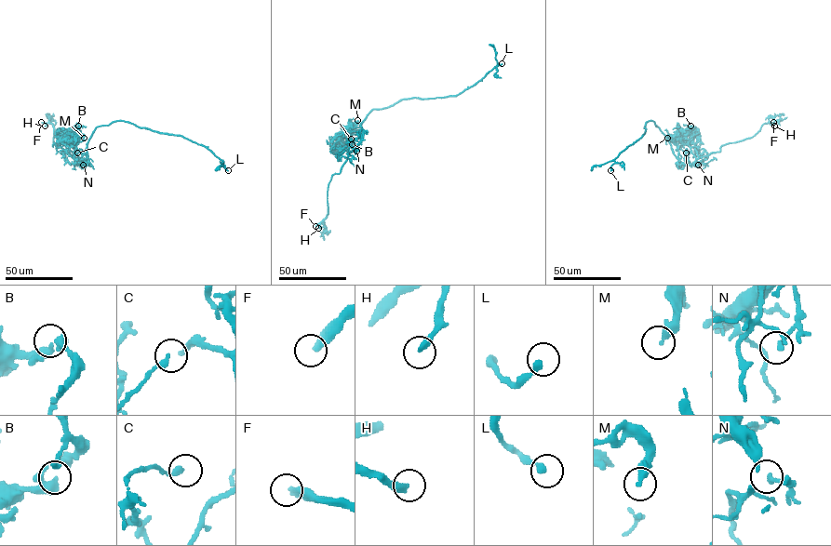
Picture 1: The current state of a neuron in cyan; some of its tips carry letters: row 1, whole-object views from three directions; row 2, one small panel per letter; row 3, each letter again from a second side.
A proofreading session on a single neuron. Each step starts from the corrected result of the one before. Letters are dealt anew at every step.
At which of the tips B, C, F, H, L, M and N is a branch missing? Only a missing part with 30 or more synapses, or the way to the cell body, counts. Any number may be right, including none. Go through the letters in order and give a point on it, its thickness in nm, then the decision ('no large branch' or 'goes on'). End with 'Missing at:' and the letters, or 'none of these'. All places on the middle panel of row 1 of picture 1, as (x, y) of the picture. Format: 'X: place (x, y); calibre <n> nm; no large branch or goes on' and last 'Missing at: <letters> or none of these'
B: place (352, 144); calibre 320 nm; no large branch
C: place (351, 139); calibre 240 nm; no large branch
F: place (315, 226); calibre 340 nm; goes on
H: place (318, 228); calibre 320 nm; goes on
L: place (502, 63); calibre 280 nm; no large branch
M: place (357, 120); calibre 300 nm; no large branch
N: place (356, 151); calibre 200 nm; no large branch
Missing at: F, H

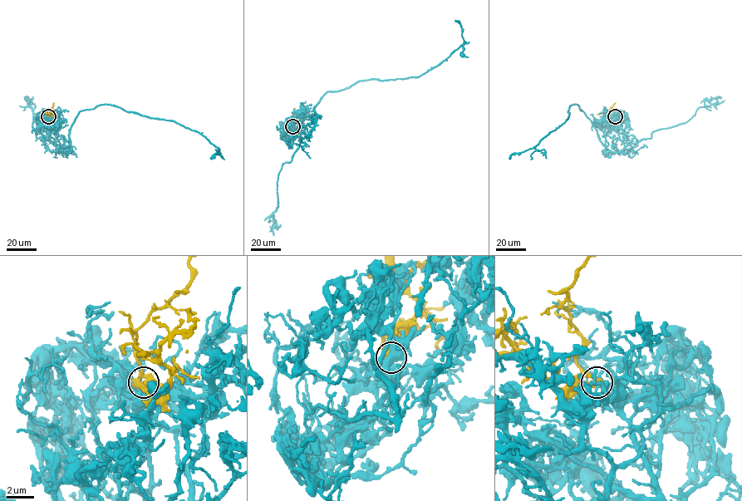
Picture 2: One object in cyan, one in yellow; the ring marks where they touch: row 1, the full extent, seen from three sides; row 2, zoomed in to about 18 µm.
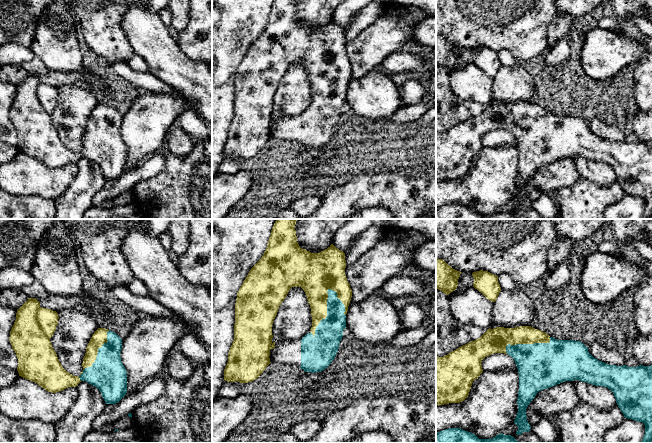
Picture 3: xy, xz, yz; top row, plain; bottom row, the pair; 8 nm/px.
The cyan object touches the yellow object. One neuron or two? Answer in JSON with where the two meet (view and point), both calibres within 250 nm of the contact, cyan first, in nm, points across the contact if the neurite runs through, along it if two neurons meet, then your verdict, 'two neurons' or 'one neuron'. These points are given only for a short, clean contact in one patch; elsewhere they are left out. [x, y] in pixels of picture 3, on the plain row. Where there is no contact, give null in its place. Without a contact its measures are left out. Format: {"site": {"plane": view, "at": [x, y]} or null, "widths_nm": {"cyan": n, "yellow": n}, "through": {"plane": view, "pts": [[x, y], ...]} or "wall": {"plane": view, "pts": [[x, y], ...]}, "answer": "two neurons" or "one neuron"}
{"site": {"plane": "xz", "at": [327, 88]}, "widths_nm": {"cyan": 220, "yellow": 220}, "answer": "one neuron"}

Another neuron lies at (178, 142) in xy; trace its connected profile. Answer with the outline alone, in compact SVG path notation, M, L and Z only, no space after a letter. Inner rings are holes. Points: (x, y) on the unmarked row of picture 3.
M180 126L173 127L166 135L164 149L177 156L189 155L194 147L195 140Z

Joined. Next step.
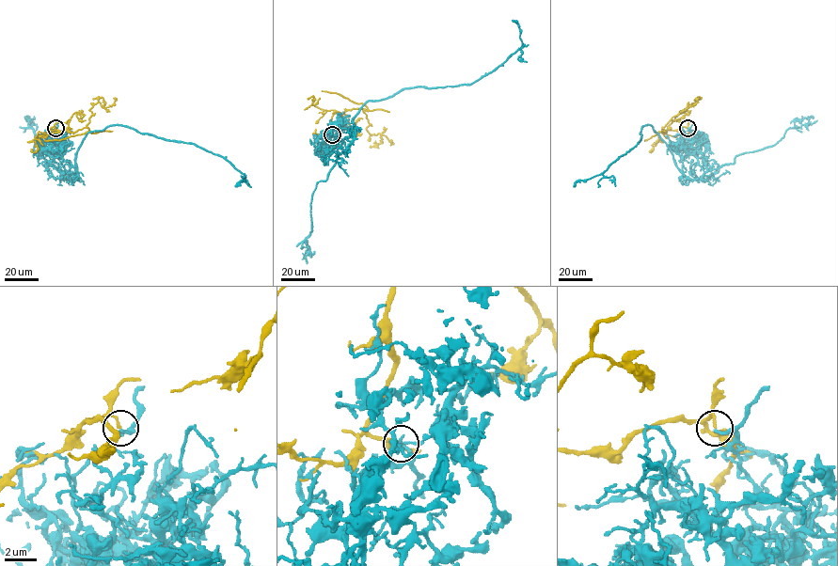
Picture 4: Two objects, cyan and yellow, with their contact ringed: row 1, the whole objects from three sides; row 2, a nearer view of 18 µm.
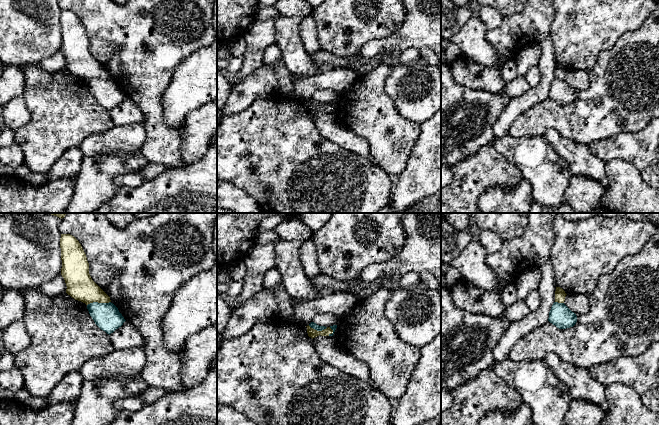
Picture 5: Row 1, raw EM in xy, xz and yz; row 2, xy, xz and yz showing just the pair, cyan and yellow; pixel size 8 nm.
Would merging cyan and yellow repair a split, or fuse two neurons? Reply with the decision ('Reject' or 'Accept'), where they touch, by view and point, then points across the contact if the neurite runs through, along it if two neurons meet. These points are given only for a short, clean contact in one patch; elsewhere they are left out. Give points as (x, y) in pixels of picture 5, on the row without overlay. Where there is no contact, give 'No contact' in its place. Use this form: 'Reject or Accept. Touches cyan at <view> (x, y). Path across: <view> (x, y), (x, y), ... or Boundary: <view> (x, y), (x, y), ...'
Reject. Touches cyan at xy (97, 78)

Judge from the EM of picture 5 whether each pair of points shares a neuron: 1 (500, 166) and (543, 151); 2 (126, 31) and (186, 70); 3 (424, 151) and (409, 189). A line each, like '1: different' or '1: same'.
1: different
2: different
3: same

